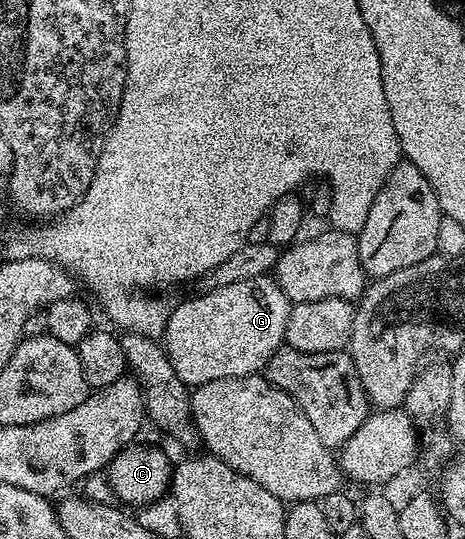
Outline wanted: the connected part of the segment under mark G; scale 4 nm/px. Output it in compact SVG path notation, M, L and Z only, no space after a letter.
M270 275L233 282L170 309L161 337L169 362L188 386L262 373L278 348L285 344L285 326L293 307Z

